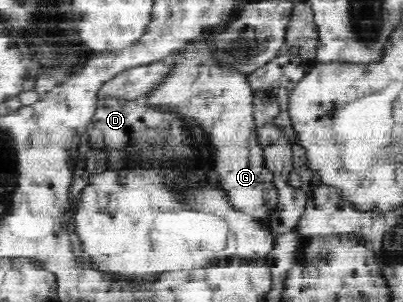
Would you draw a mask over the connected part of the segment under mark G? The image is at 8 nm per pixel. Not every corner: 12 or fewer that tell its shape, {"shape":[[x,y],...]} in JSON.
{"shape":[[193,42],[143,102],[199,122],[233,208],[258,220],[278,188],[247,77]]}

